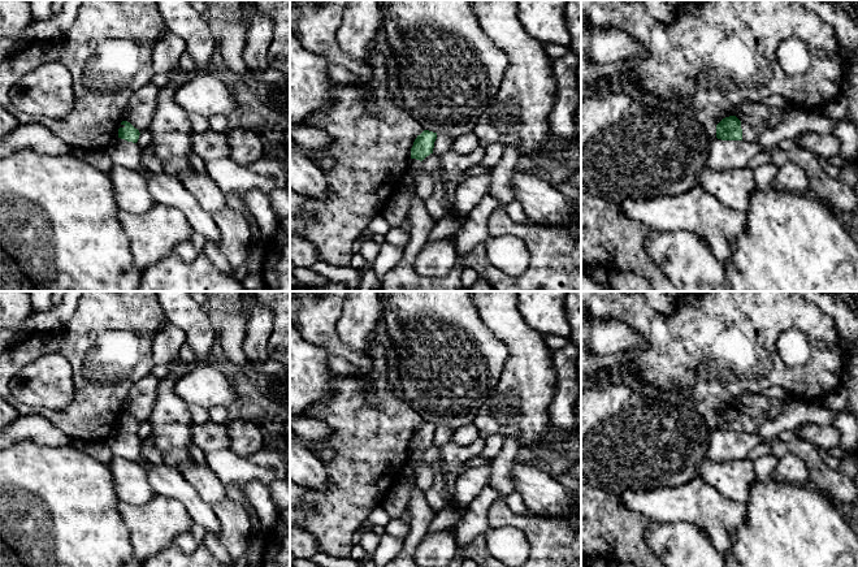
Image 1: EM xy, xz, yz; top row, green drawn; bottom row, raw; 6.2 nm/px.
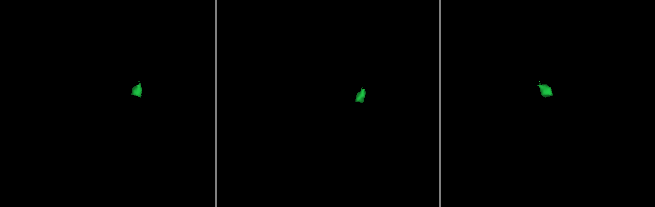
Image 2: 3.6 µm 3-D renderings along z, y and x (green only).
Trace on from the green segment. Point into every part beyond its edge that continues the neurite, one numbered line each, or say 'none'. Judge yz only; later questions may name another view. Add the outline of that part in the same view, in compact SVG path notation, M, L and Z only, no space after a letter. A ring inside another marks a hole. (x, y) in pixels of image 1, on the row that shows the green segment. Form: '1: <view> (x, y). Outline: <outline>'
1: yz (749, 133). Outline: M771 108L768 118L758 126L750 126L741 122L742 140L755 143L762 131L770 127L775 127L783 118L784 112L779 108Z

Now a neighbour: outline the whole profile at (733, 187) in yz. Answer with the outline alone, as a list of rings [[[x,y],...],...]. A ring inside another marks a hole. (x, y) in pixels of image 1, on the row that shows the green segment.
[[[748,166],[728,172],[715,172],[706,168],[699,174],[698,183],[728,208],[745,215],[749,209],[750,196],[758,189],[754,182],[753,170]]]

